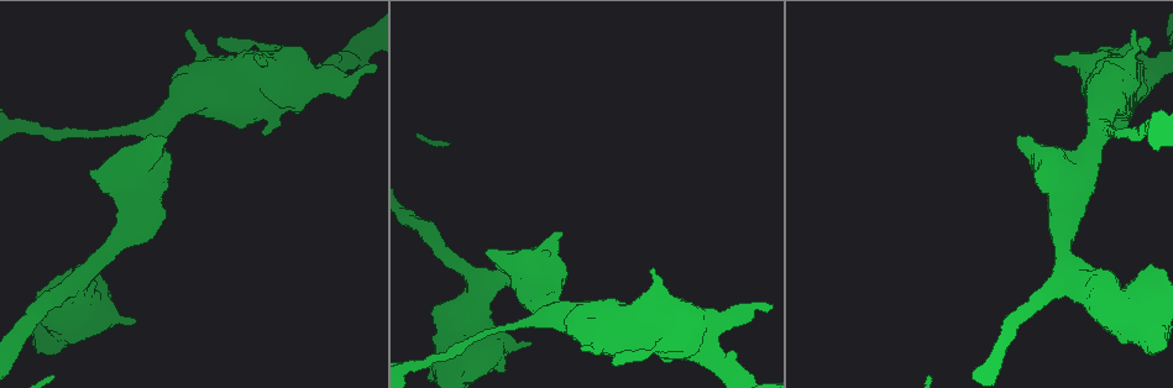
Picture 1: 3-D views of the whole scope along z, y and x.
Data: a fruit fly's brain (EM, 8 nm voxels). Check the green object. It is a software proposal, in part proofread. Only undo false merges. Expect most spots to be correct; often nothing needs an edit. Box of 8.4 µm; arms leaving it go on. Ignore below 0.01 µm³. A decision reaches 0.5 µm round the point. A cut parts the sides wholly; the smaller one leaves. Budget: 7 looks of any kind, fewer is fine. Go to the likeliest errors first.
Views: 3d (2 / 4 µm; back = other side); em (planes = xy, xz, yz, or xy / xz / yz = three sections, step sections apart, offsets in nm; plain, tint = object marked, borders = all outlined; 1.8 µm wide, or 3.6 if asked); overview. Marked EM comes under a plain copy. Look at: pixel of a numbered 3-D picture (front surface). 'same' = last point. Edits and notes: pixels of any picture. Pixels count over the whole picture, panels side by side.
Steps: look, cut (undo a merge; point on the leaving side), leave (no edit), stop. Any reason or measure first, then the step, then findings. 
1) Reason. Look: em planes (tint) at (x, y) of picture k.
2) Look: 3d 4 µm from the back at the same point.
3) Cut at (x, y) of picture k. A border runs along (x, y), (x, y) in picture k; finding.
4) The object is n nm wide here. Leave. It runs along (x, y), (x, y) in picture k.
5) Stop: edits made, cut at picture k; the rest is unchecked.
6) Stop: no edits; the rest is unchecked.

Look: em 3.6 µm xz step 16 (tint) at (691, 341) of picture 1.

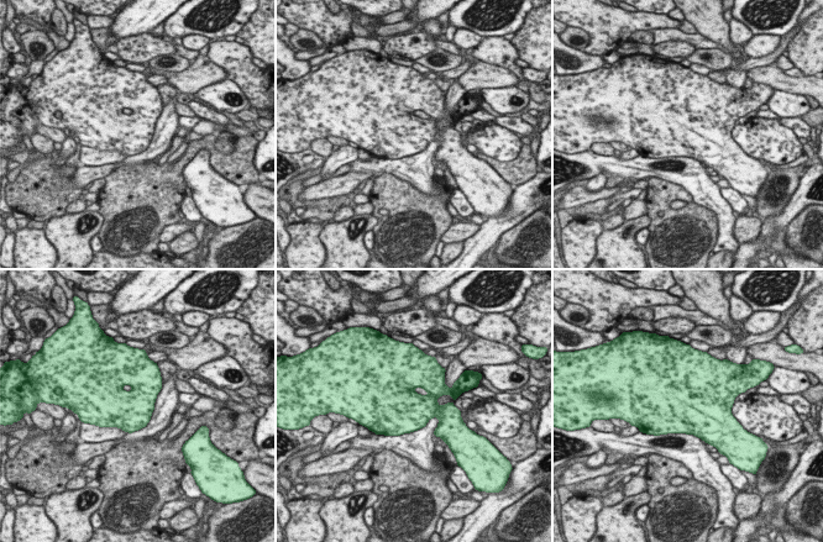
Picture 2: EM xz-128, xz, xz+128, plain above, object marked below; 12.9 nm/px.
Another direction. Look: em 3.6 µm planes (tint) at the same point.

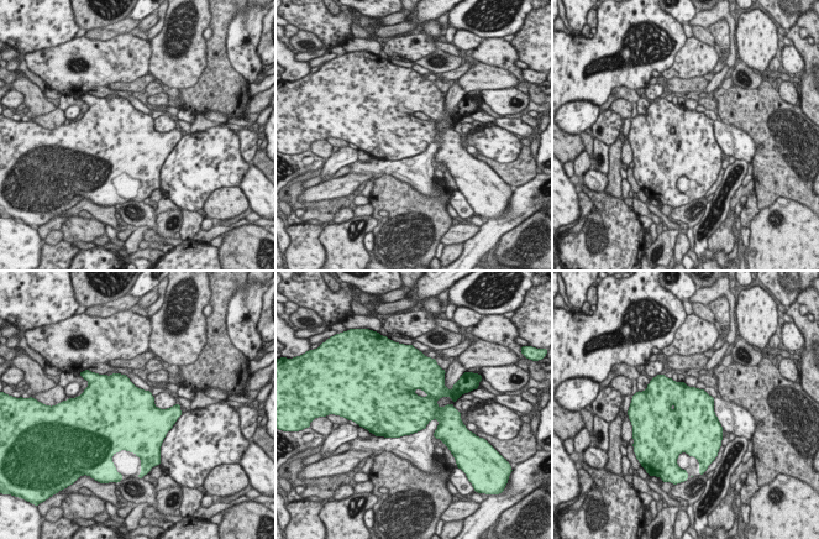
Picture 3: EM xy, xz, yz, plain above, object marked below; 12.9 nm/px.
Leave. One cell here.

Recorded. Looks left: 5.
Sharp bend. Look: 3d 4 µm at (139, 174) of picture 1.

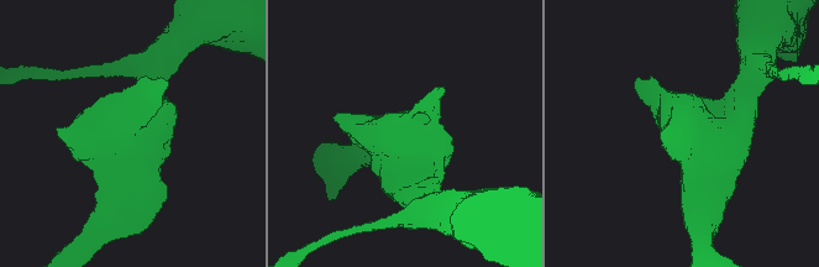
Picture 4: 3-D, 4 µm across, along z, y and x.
Now the EM. Look: em 3.6 µm planes (tint) at (400, 146) of picture 4.

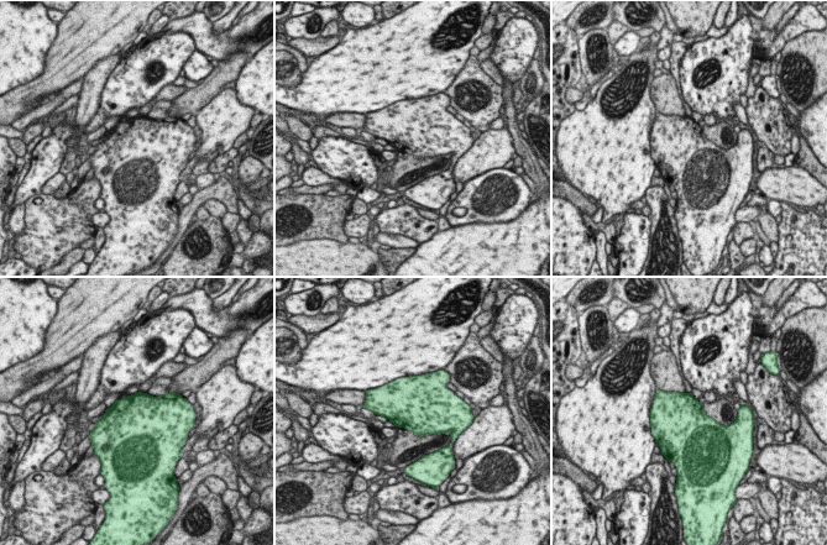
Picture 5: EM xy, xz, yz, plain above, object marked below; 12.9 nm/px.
The object is 700 nm wide here. Leave. One cell here.

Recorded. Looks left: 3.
Sudden change in width. Look: em 3.6 µm planes (tint) at (1149, 315) of picture 1.

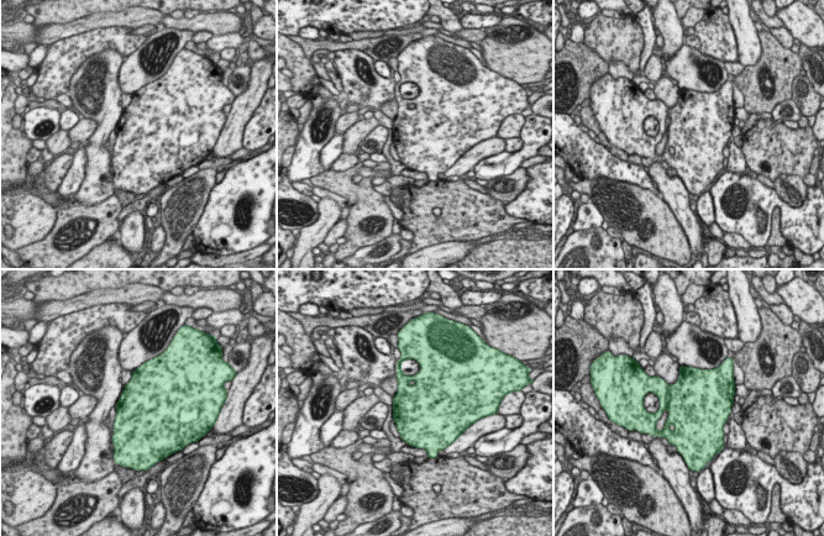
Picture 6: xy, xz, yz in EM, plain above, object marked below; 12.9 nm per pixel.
The object is 850 nm wide here. Leave. Continuous, no second cell.

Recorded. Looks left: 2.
Stop: no edits; the rest is unchecked.

